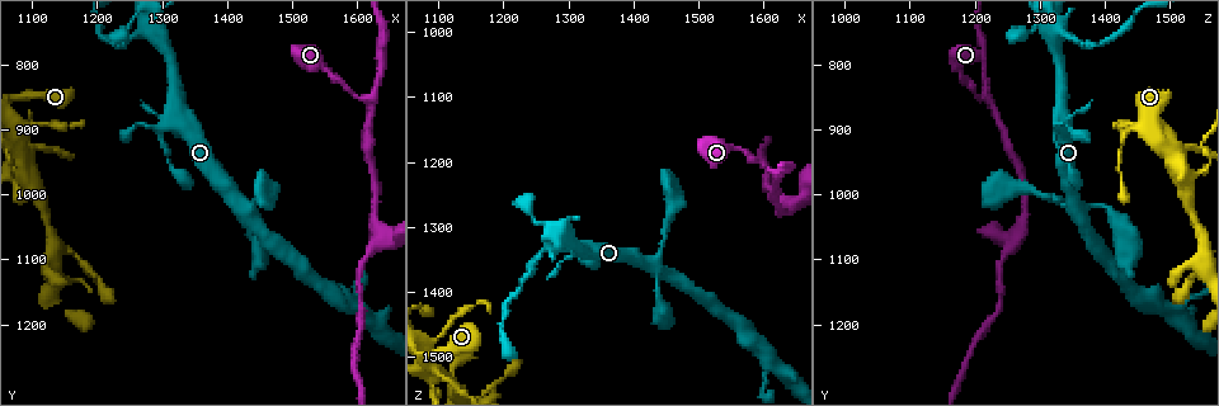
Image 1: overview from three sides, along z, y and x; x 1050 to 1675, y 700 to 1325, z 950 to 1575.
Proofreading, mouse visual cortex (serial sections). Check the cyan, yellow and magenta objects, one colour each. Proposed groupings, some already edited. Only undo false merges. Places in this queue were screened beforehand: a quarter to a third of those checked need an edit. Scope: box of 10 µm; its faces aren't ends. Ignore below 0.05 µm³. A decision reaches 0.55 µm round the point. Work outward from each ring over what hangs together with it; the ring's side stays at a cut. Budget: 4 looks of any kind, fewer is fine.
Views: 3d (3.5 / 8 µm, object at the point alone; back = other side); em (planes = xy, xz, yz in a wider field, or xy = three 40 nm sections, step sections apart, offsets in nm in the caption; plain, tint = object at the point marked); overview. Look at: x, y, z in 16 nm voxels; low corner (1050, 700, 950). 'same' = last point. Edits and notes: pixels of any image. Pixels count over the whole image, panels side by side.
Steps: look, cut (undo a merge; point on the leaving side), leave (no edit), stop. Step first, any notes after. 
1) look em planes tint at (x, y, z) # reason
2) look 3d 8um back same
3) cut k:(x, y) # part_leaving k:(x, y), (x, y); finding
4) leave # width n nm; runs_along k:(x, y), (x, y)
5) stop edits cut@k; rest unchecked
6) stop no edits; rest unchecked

look 3d 3.5um at (1300, 905, 1320) # small branch off a trunk

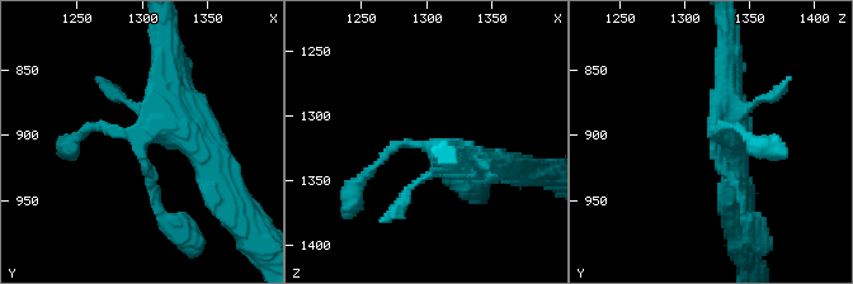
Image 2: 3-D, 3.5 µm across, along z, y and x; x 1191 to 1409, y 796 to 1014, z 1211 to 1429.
look em xy step 1 tint at (1302, 904, 1322) # now the EM

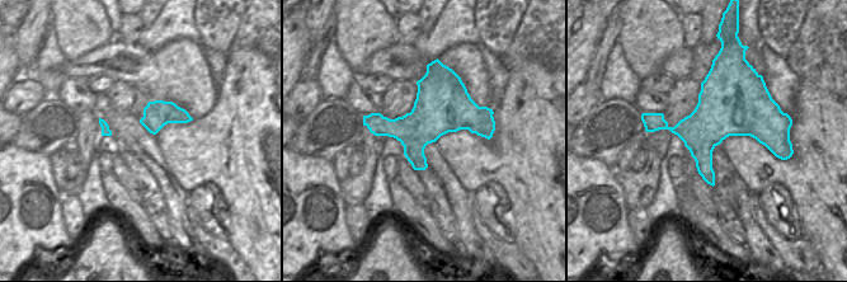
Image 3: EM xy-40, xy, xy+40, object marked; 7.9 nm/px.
leave # runs_along 2:(735, 157), (748, 216); continuous, no second cell

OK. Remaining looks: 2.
look 3d 3.5um at (1430, 1030, 1360)

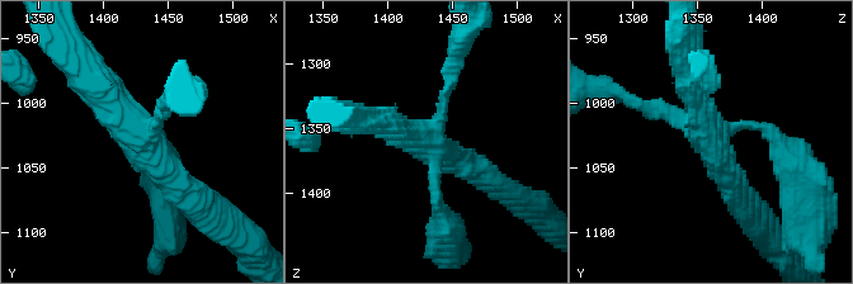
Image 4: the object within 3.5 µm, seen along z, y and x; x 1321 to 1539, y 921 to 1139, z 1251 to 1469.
look em xy step 3 tint at (1434, 1028, 1362) # arms 4; arm_widths 150, 150, 350, 350 nm; need the tissue

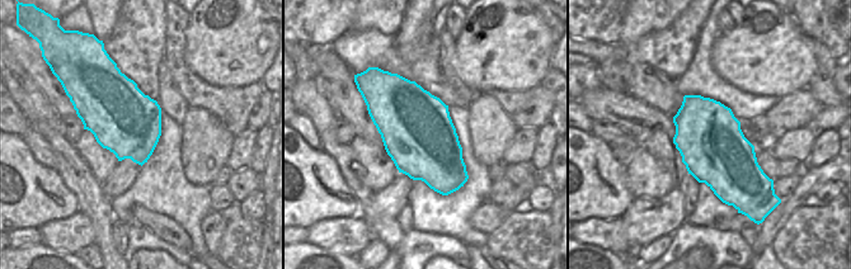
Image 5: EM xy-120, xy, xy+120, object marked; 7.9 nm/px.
leave # runs_along 4:(90, 77), (196, 198); all the same cell

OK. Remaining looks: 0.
stop no edits; rest unchecked

